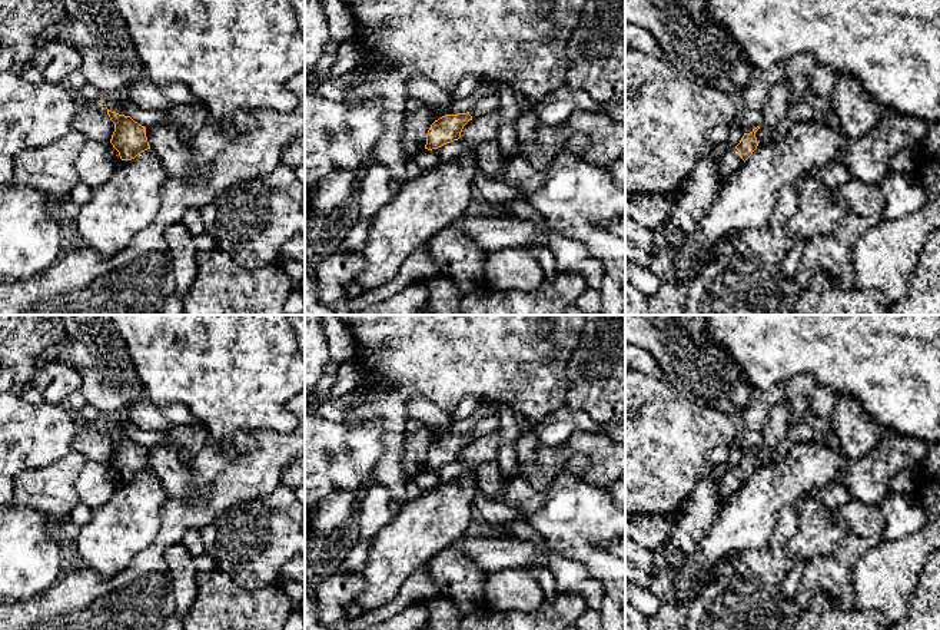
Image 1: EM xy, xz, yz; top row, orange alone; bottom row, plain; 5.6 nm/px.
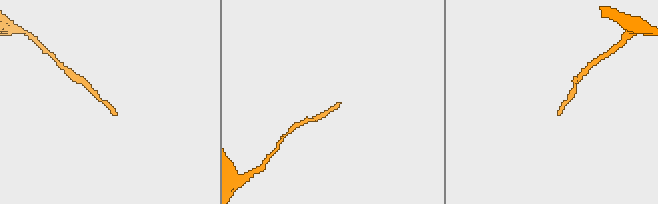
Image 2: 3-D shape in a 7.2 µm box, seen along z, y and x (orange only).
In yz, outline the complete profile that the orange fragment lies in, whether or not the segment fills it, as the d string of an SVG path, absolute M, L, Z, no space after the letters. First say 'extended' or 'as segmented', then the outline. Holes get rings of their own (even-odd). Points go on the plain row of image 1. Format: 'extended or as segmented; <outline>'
extended; M760 447L754 448L750 454L744 454L740 464L725 472L718 487L720 507L723 507L757 470L755 452L758 450Z

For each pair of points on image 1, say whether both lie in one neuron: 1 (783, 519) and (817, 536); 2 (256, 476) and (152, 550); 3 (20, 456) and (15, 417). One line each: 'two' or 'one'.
1: two
2: one
3: one

